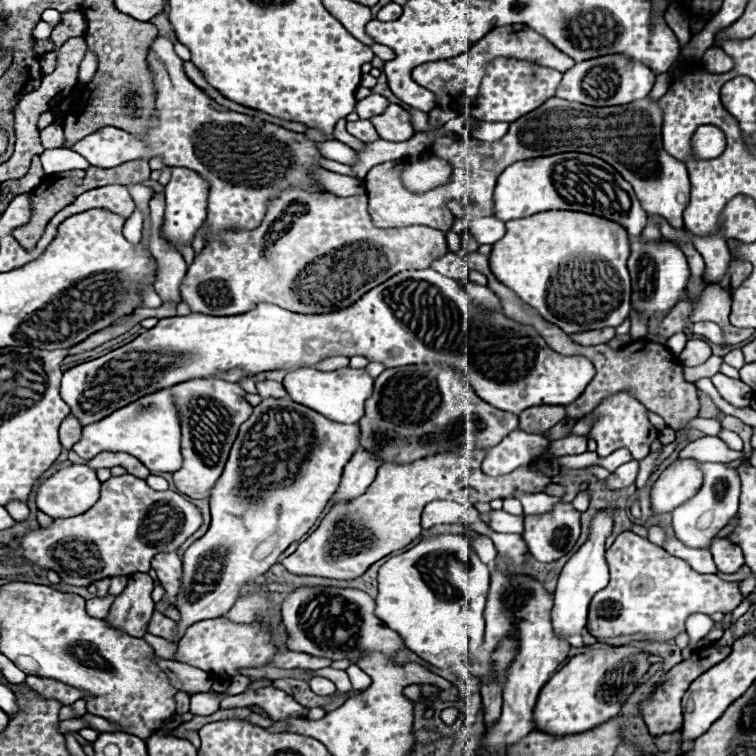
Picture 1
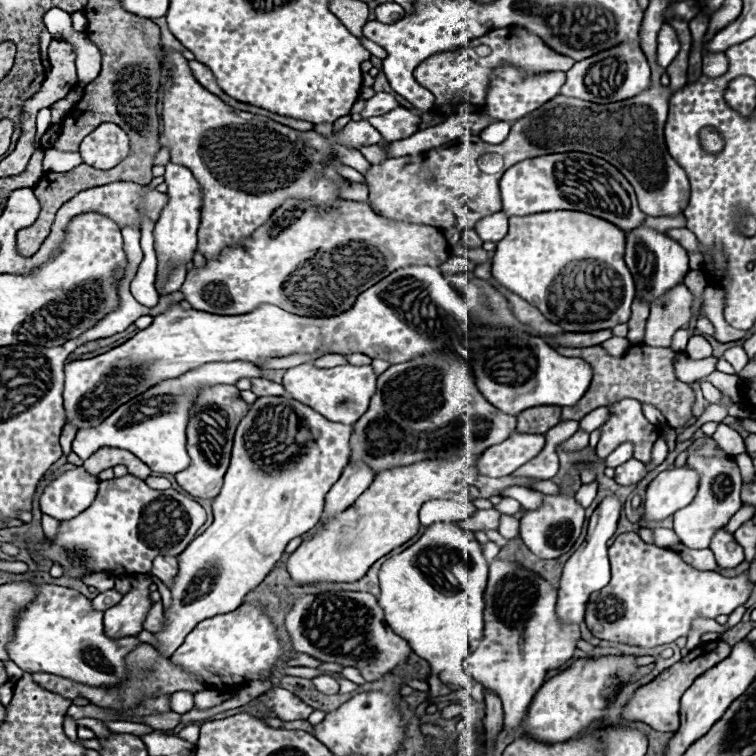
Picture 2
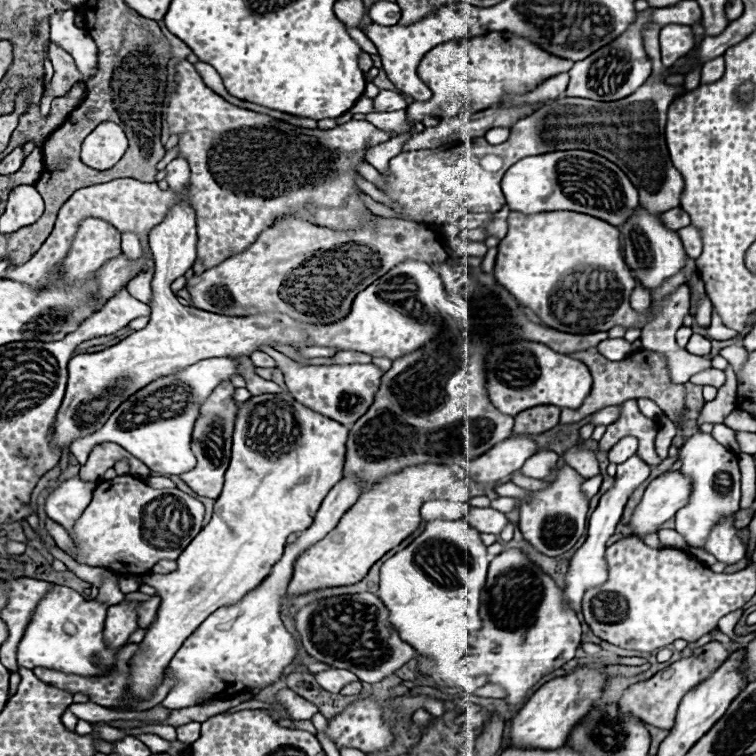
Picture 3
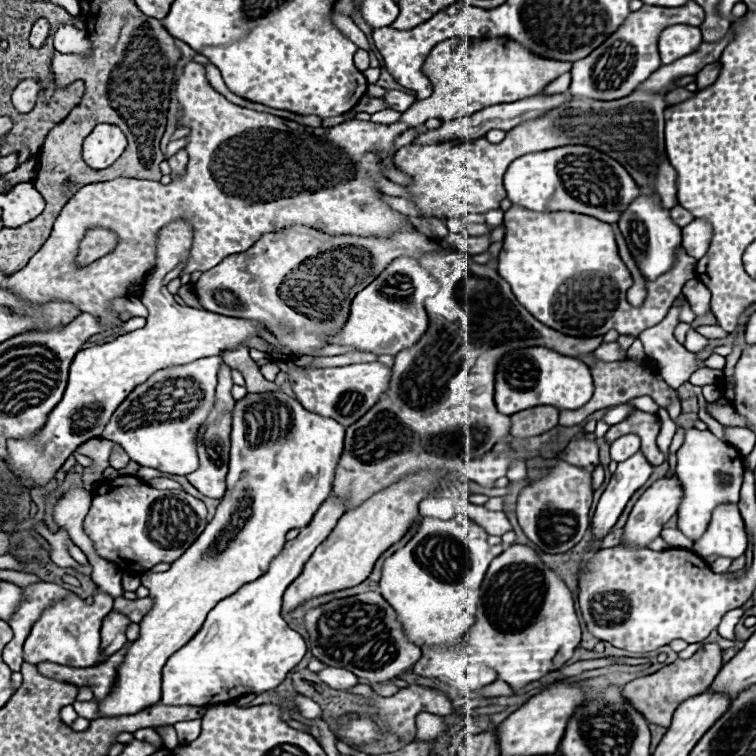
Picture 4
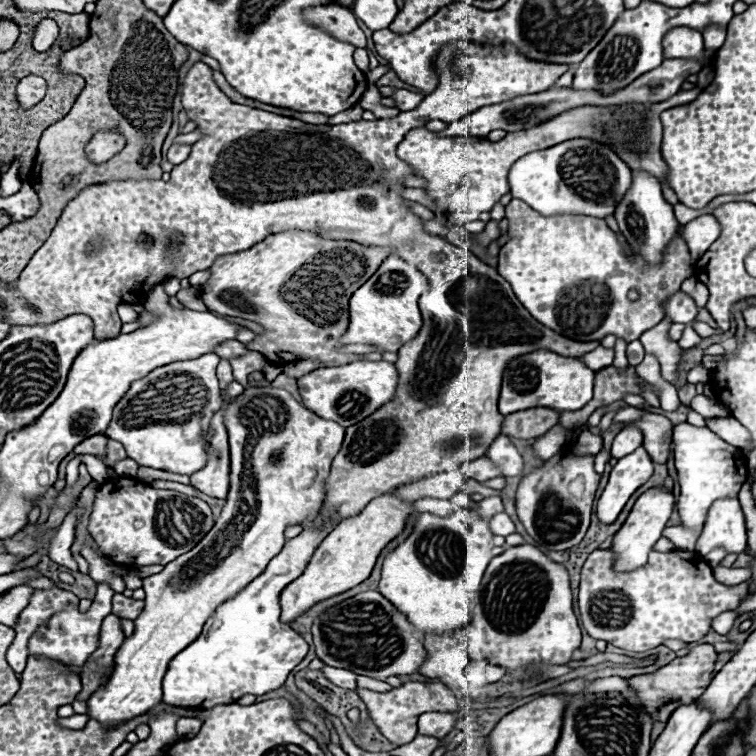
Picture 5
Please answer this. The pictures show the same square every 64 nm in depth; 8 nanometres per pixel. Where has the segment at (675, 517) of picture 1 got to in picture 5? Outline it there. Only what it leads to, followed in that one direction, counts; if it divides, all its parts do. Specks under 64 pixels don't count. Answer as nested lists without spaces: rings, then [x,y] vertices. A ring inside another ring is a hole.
[[[688,422],[674,426],[672,440],[676,444],[674,460],[676,460],[676,470],[680,476],[680,486],[682,486],[682,494],[676,504],[680,518],[682,518],[682,526],[700,530],[708,516],[708,508],[714,500],[726,498],[726,496],[736,496],[740,492],[740,488],[746,480],[744,452],[740,448],[720,440],[706,426],[698,428]]]

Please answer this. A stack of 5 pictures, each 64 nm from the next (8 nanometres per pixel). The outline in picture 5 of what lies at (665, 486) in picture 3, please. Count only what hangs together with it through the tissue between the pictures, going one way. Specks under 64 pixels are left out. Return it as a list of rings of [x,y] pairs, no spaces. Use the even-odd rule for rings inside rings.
[[[650,488],[648,492],[644,492],[644,494],[636,500],[636,504],[634,504],[630,516],[626,518],[626,522],[622,524],[622,528],[614,534],[612,548],[608,548],[610,552],[616,554],[616,556],[614,556],[614,564],[612,564],[614,572],[622,574],[622,572],[630,572],[630,570],[642,568],[642,566],[646,564],[648,554],[652,552],[654,544],[656,544],[658,538],[662,536],[662,530],[666,528],[666,522],[668,522],[670,514],[672,514],[674,502],[676,502],[676,500],[674,500],[674,494],[668,492],[666,488]]]

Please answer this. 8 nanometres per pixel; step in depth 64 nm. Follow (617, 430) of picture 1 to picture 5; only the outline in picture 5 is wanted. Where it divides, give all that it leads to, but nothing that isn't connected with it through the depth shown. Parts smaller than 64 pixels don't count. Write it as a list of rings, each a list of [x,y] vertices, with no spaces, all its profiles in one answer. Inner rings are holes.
[[[648,412],[644,418],[636,422],[636,426],[644,432],[644,448],[648,450],[650,458],[654,462],[666,464],[670,456],[670,446],[666,446],[666,434],[672,430],[672,422],[662,414]]]

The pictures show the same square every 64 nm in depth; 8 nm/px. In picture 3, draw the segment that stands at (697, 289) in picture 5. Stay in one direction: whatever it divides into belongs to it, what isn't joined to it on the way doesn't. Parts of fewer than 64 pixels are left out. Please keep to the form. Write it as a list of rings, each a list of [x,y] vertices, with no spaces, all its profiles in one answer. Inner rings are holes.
[[[704,294],[702,298],[700,298],[700,302],[698,302],[698,306],[696,306],[696,322],[700,324],[700,326],[708,326],[710,324],[710,312],[706,312],[706,306],[710,306],[710,300],[708,300],[708,296]]]

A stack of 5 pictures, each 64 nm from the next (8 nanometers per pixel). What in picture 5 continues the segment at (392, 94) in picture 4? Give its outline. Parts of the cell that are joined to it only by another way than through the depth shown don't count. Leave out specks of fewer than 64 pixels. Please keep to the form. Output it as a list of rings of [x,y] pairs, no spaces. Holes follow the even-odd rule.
[[[396,90],[396,94],[392,96],[398,104],[400,110],[414,110],[420,102],[422,102],[422,94],[420,92],[410,92],[410,90]]]

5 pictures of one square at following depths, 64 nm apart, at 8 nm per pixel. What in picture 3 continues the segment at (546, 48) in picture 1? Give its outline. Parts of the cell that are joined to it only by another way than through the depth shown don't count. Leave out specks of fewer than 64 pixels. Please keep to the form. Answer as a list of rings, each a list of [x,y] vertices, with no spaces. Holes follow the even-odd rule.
[[[490,32],[486,36],[450,41],[432,48],[418,74],[432,90],[432,98],[426,102],[412,102],[406,108],[410,122],[422,122],[426,116],[434,118],[458,118],[466,112],[480,112],[502,102],[502,96],[520,96],[532,92],[544,80],[568,72],[572,60],[562,60],[540,50],[532,42],[514,36],[510,32]]]

